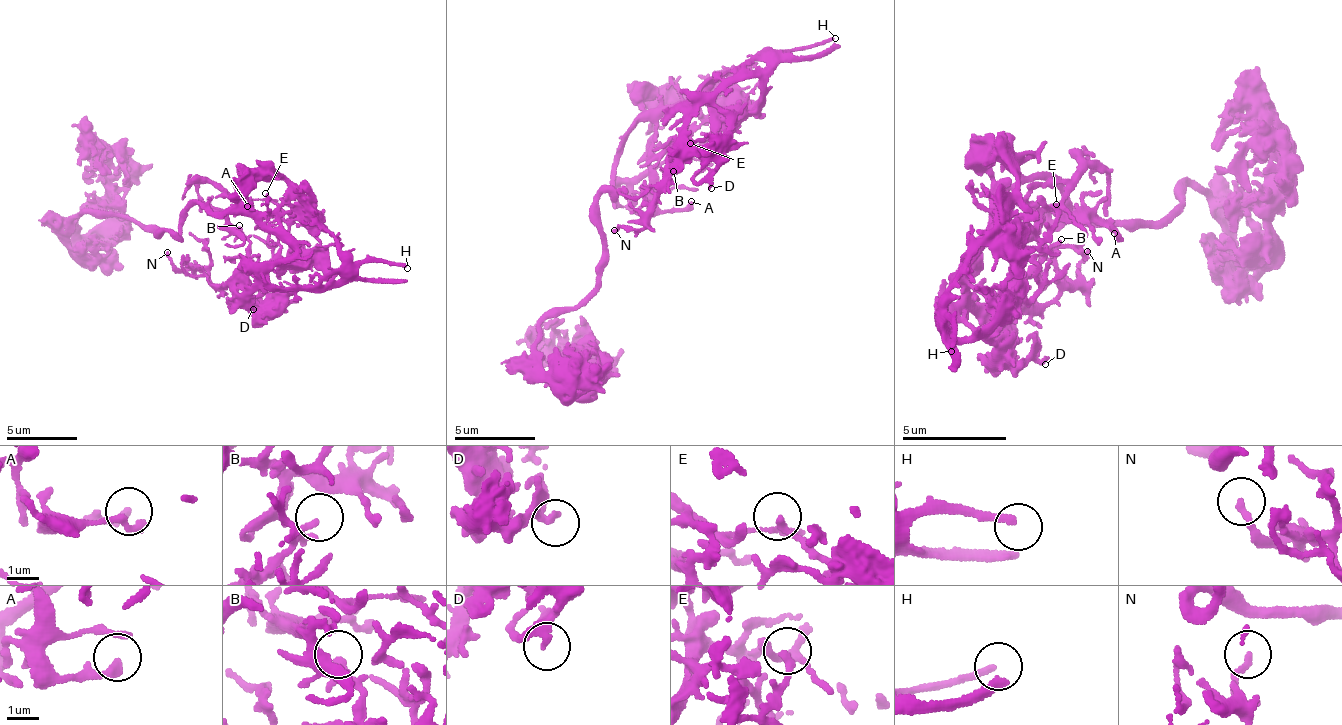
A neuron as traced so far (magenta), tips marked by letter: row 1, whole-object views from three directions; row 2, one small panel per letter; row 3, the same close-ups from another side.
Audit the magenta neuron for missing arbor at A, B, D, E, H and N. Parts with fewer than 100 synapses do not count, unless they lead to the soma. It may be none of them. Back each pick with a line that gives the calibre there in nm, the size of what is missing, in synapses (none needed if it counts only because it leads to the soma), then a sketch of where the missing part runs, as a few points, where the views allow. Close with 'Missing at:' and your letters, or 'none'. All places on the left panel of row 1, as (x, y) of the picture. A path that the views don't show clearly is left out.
H: 150 nm thick
Missing at: H

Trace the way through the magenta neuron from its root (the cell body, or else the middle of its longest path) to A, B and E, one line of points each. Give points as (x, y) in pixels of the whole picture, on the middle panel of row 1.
A: (613, 199), (608, 192), (618, 146), (641, 121), (649, 120), (652, 201), (661, 210), (685, 208), (691, 201)
B: (613, 199), (608, 192), (618, 146), (641, 121), (707, 99), (722, 120), (673, 171)
E: (613, 199), (608, 192), (618, 146), (641, 121), (661, 119), (684, 101), (707, 99), (716, 131), (690, 143)

